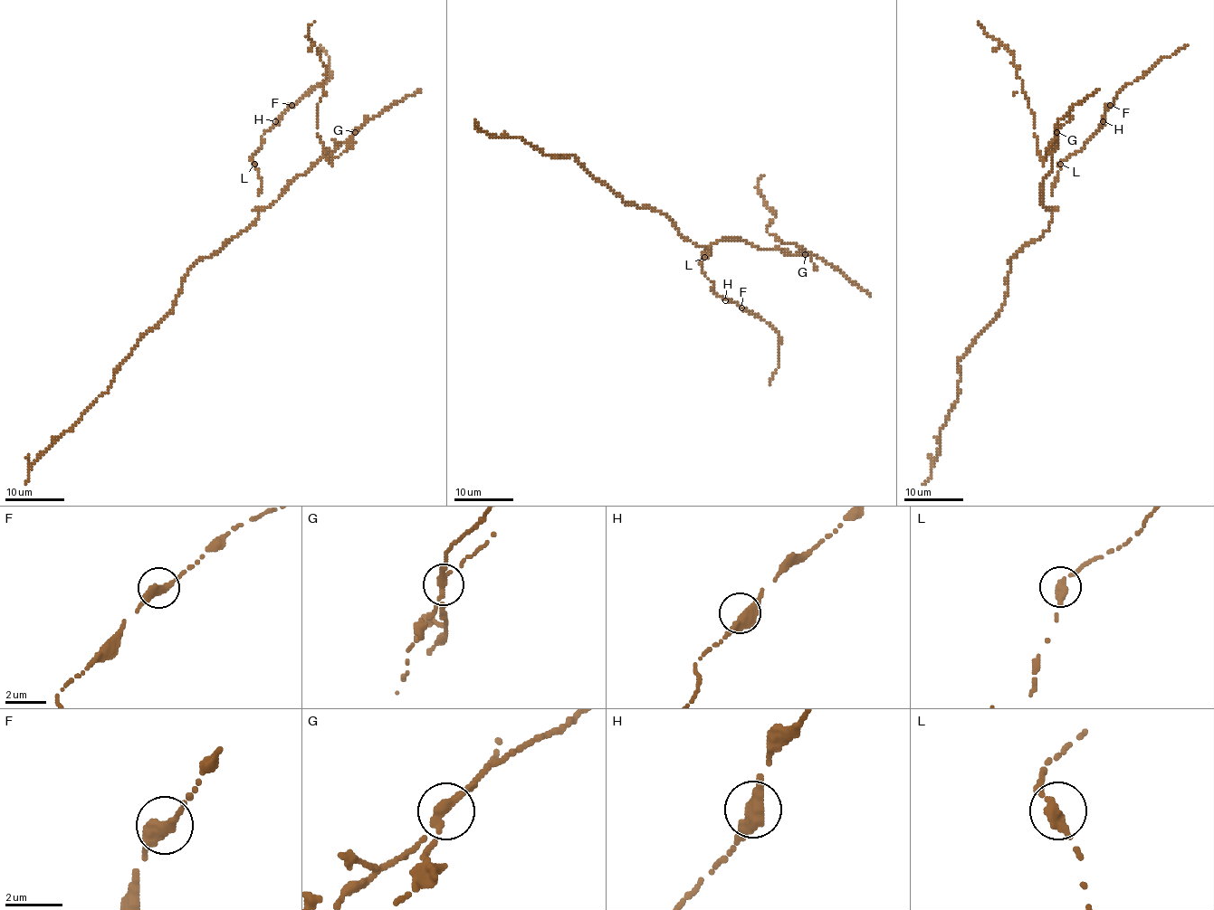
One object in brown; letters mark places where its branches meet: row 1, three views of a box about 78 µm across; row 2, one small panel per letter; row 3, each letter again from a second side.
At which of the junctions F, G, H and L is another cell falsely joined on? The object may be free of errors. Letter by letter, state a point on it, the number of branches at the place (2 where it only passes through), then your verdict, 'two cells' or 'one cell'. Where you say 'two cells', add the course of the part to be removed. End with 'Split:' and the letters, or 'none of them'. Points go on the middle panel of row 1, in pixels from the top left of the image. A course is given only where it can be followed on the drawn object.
F: place (741, 308); branches 2; one cell
G: place (805, 254); branches 2; two cells; course (805, 254), (796, 244), (779, 241), (768, 232), (766, 226), (773, 222), (775, 214), (757, 186), (763, 175)
H: place (725, 300); branches 2; one cell
L: place (704, 257); branches 2; one cell
Split: G

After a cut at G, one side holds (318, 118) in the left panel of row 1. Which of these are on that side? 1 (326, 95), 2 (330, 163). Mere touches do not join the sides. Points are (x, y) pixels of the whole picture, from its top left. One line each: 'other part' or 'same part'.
1: same part
2: same part

